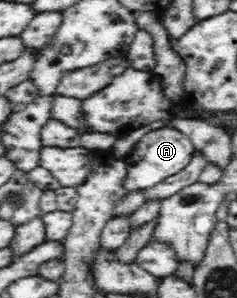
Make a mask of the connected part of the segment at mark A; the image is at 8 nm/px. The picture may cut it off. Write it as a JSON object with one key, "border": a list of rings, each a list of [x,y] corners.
{"border":[[[165,127],[151,130],[135,144],[126,157],[127,175],[124,186],[127,191],[145,191],[154,185],[161,183],[168,176],[178,174],[192,161],[195,154],[192,141],[176,128]]]}

